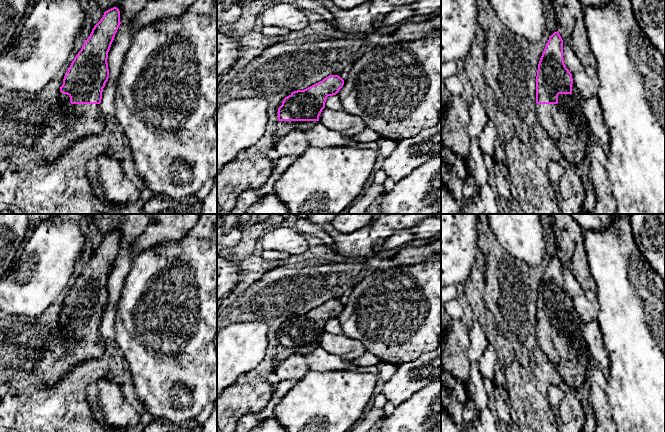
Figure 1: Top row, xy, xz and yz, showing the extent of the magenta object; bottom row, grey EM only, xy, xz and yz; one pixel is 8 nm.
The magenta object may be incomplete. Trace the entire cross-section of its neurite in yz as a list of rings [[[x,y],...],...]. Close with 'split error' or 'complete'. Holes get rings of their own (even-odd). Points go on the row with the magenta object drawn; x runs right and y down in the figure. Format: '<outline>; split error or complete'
[[[554,32],[540,58],[536,76],[536,117],[571,167],[587,156],[592,134],[572,74],[563,60],[563,40]]]; split error

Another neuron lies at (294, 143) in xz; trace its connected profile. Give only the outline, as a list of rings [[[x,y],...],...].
[[[291,131],[283,136],[275,145],[275,149],[280,156],[299,157],[310,147],[305,133],[299,131]]]

